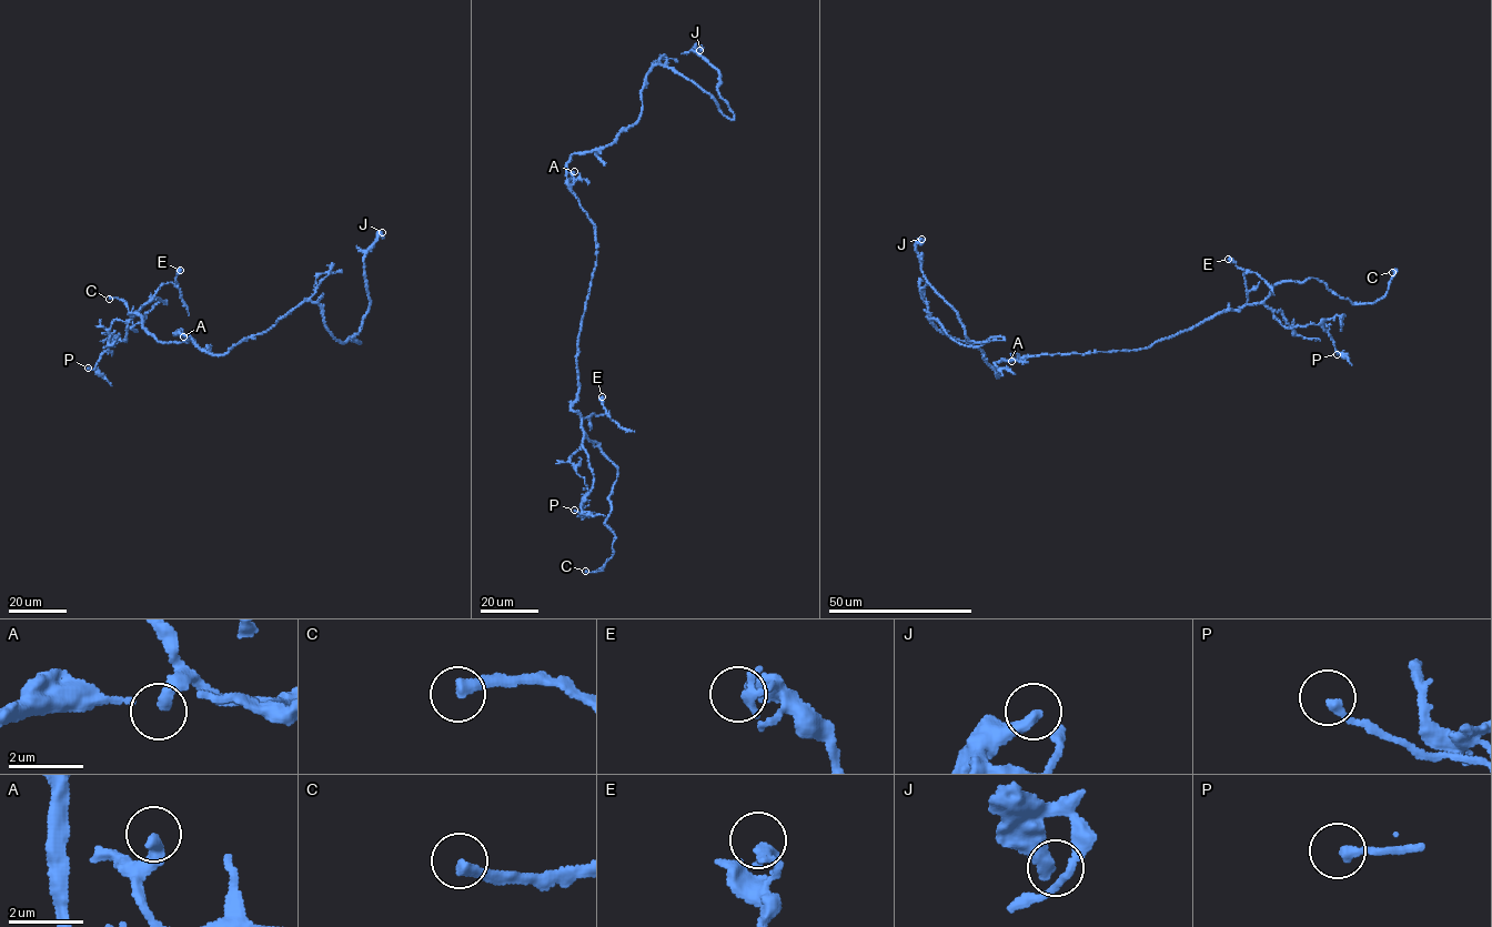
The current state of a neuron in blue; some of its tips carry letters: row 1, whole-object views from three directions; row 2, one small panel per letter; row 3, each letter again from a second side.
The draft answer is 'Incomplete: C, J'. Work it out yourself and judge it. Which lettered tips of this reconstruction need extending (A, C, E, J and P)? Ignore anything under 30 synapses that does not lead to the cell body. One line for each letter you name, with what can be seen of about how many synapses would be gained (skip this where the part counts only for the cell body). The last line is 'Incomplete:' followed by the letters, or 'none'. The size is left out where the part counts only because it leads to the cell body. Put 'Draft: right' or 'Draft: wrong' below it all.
J: about 500 synapses
Incomplete: C, J
Draft: right

